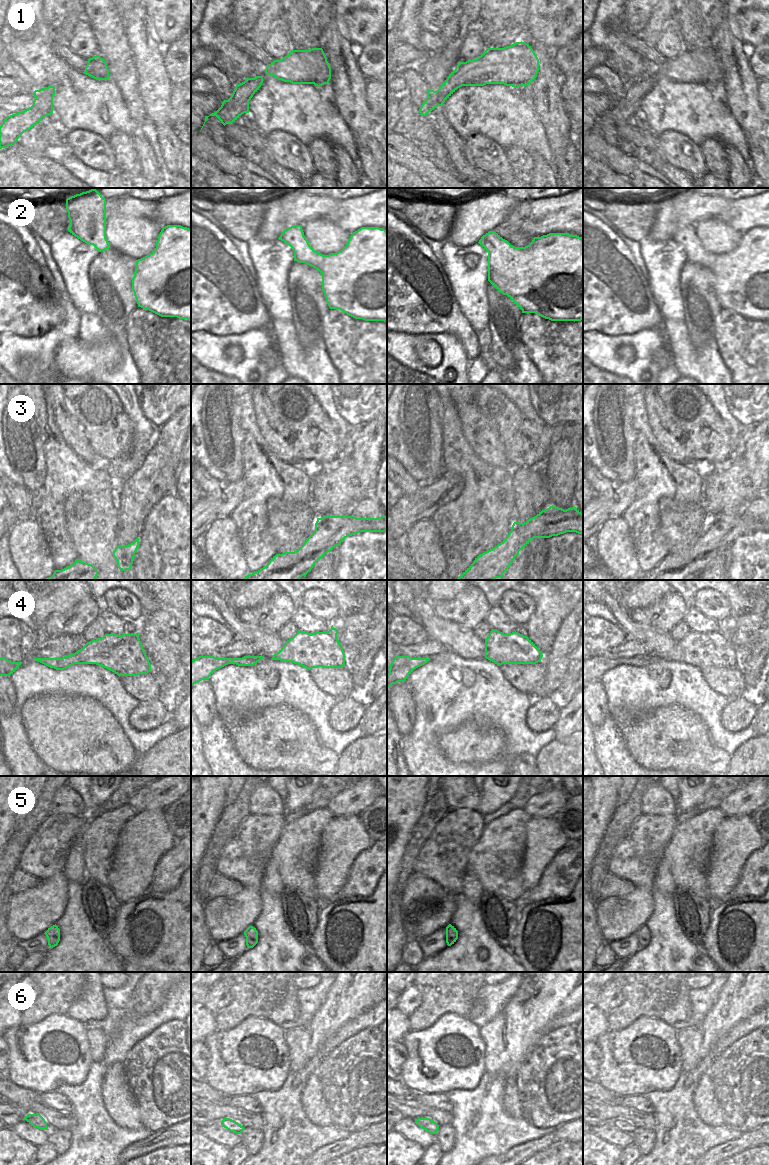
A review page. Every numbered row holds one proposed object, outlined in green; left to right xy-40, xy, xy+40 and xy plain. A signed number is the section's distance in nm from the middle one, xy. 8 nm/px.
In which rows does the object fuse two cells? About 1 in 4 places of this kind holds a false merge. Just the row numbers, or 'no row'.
4

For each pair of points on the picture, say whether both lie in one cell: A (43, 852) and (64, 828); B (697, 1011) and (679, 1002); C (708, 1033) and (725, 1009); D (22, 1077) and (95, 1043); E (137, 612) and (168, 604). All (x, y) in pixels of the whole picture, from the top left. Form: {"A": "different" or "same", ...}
{"A": "same", "B": "different", "C": "same", "D": "different", "E": "different"}

